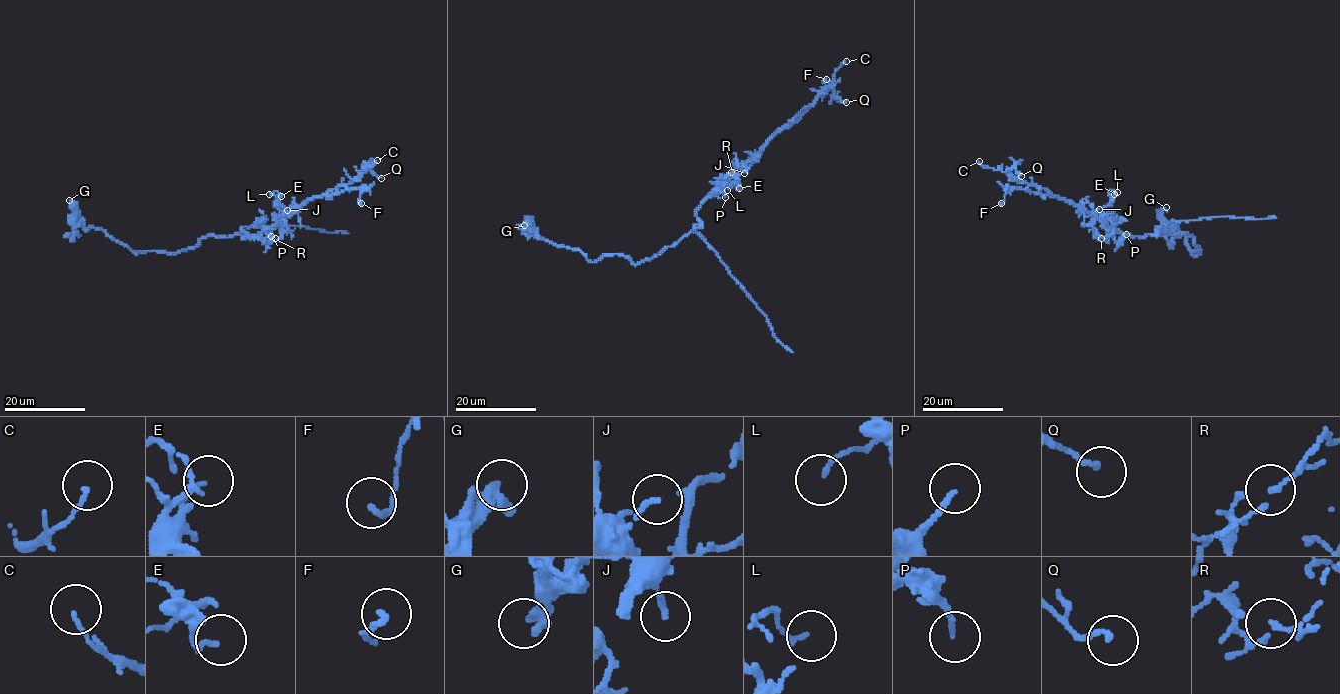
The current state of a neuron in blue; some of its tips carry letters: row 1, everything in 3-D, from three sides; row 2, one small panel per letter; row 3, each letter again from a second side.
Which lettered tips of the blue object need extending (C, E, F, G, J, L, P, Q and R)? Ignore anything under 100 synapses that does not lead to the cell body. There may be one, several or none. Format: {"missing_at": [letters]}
{"missing_at": []}

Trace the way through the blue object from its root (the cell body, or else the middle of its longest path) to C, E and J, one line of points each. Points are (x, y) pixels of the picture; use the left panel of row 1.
C: (244, 233), (248, 238), (244, 237), (259, 236), (272, 229), (282, 217), (308, 201), (355, 182), (377, 160)
E: (244, 233), (248, 238), (244, 237), (259, 236), (273, 227), (279, 219), (276, 201), (281, 196)
J: (244, 233), (248, 238), (244, 237), (259, 236), (273, 228), (287, 210)

